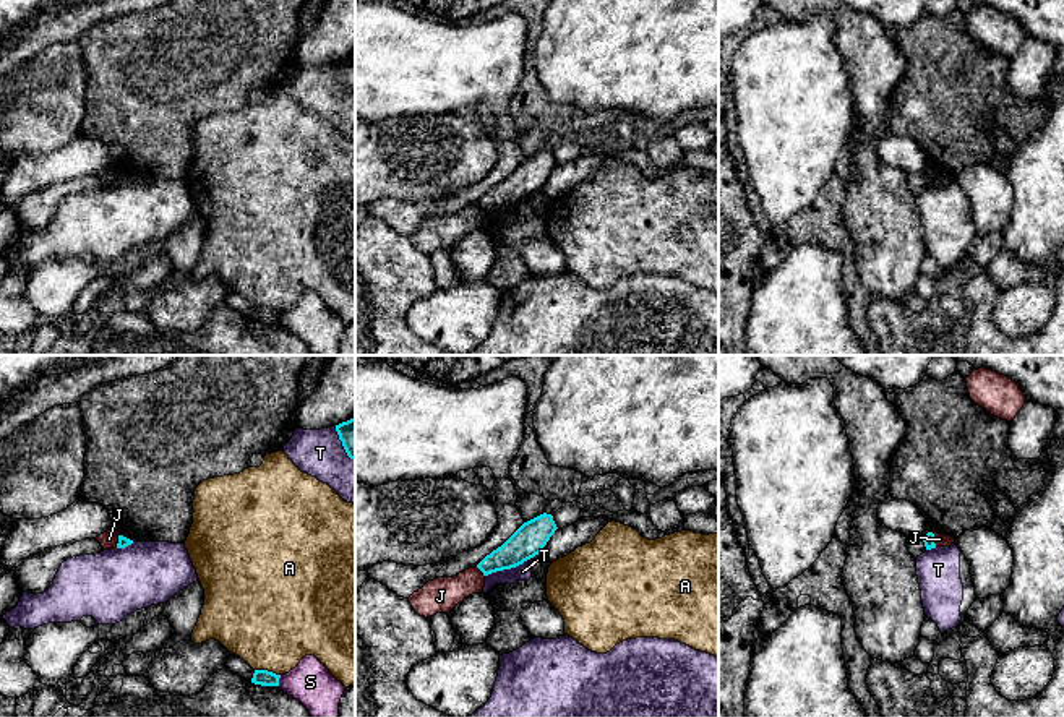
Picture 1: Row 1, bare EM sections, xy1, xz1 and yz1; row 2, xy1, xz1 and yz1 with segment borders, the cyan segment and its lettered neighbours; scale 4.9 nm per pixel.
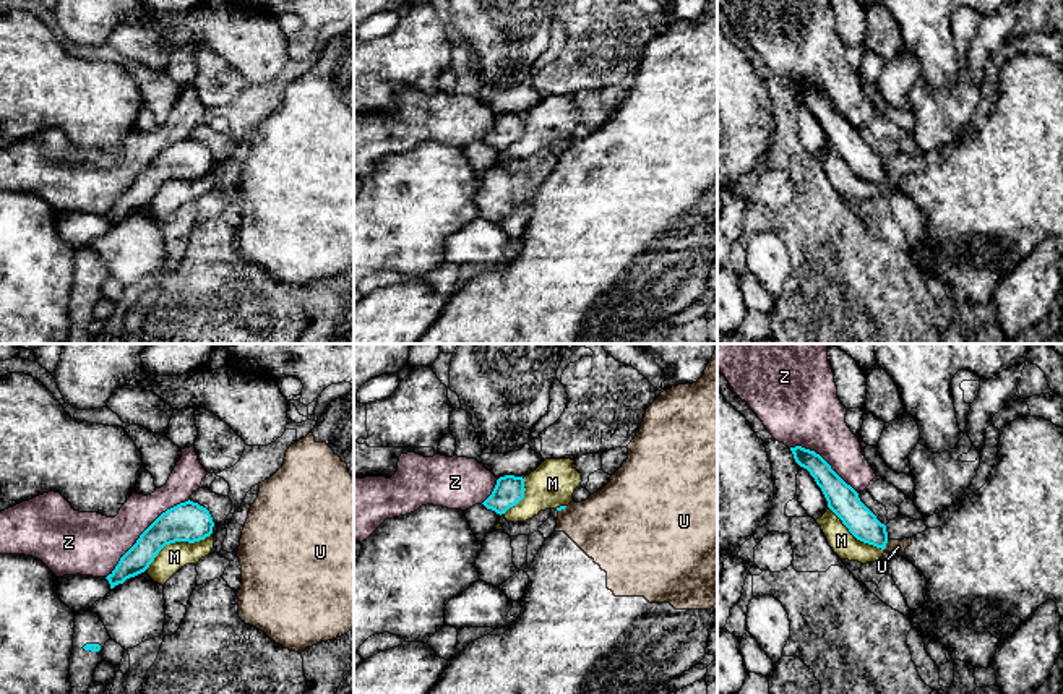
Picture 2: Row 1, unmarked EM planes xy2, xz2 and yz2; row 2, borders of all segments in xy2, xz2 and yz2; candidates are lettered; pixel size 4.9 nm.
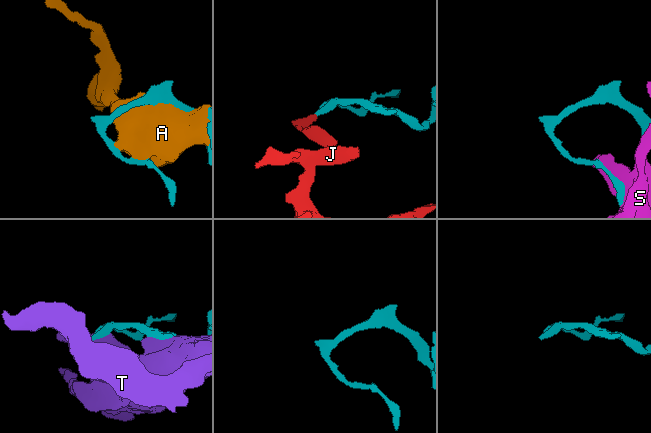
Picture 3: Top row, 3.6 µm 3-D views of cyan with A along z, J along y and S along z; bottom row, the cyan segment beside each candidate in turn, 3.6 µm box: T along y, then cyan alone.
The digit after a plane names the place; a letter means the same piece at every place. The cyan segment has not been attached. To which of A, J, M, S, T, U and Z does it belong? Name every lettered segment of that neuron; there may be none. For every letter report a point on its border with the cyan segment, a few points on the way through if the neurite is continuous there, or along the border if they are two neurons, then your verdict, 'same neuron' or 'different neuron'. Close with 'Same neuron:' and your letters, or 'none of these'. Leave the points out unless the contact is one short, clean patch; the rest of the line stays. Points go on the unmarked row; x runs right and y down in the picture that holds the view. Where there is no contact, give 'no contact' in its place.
A: contact xy1 (268, 309); different neuron
J: contact yz1 (933, 177); border yz1 (933, 171), (936, 182); different neuron
M: contact xy2 (176, 177); different neuron
S: contact xy1 (278, 317); different neuron
T: contact xz1 (506, 205); different neuron
U: contact yz2 (886, 179); way yz2 (856, 153), (886, 179), (898, 184); same neuron
Z: contact xy2 (143, 169); different neuron
Same neuron: U

